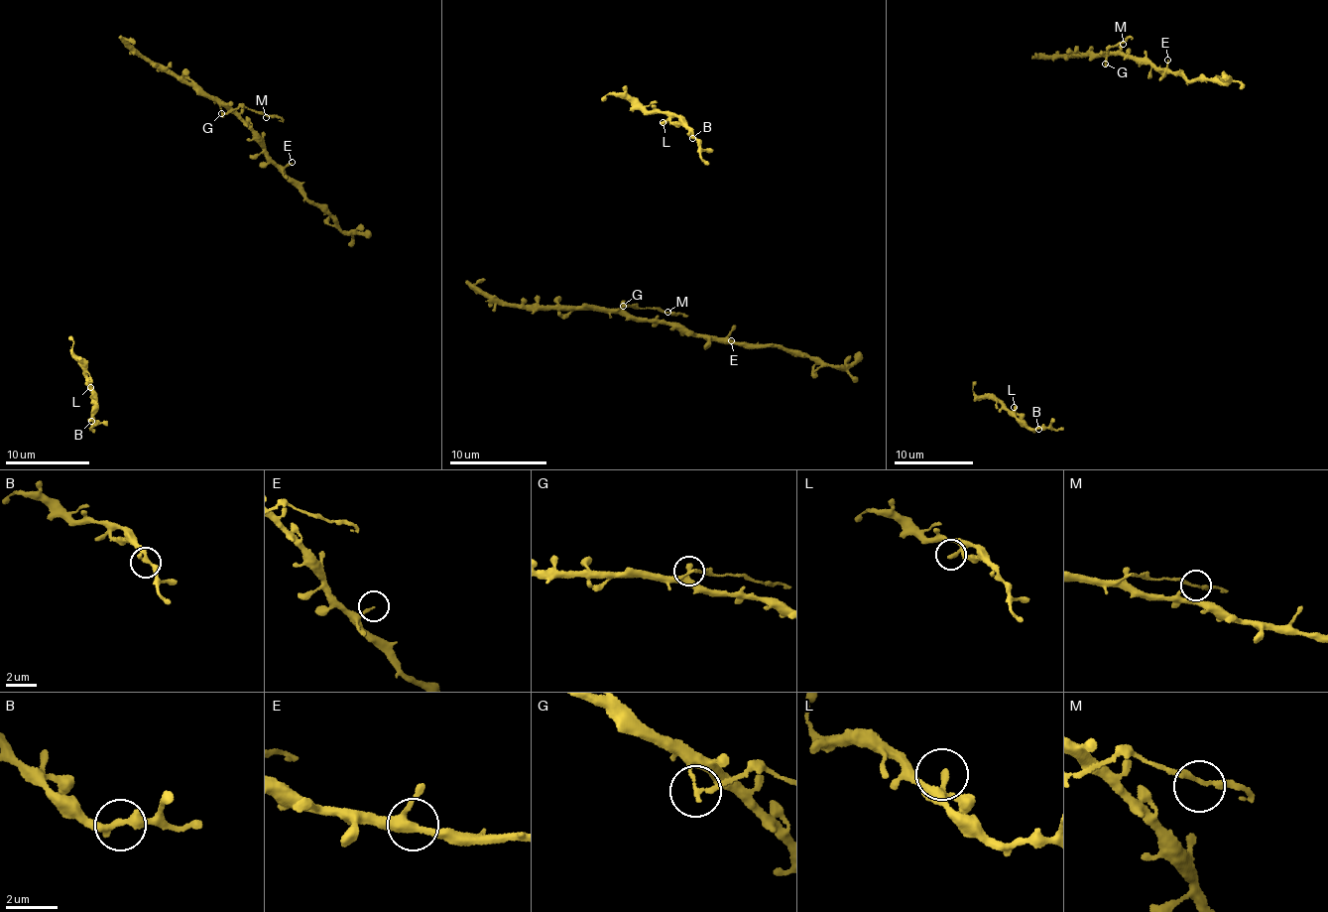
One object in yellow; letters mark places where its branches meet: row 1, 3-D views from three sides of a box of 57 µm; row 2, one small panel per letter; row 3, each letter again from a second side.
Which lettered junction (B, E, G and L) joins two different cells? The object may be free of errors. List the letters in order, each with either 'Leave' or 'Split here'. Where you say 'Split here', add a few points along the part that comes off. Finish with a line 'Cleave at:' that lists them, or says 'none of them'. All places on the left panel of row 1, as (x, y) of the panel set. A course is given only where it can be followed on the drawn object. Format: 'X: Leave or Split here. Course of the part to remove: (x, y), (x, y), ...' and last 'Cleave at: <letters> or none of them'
B: Leave
E: Leave
G: Split here. Course of the part to remove: (221, 113), (240, 107), (280, 117), (282, 122)
L: Leave
Cleave at: G

